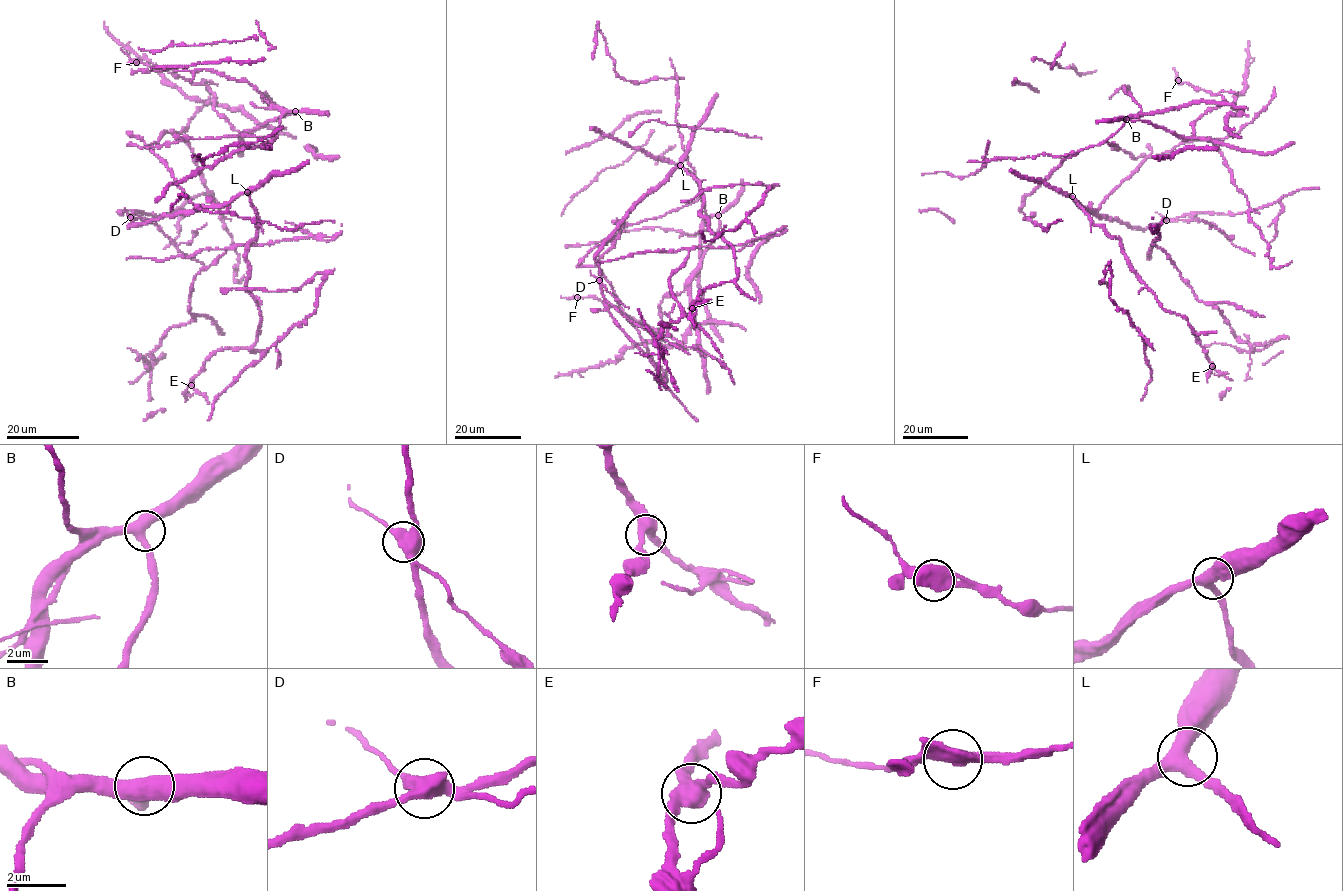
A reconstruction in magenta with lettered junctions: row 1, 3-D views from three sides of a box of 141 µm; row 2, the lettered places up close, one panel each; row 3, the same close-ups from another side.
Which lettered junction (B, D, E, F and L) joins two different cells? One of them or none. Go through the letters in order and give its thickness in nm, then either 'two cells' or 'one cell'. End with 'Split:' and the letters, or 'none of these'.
B: 440 nm | one cell
D: 480 nm | two cells
E: 440 nm | one cell
F: 480 nm | one cell
L: 480 nm | one cell
Split: D

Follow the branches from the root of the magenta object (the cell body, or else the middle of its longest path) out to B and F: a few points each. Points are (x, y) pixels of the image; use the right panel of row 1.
B: (1133, 157), (1106, 140), (1126, 119)
F: (1133, 157), (1106, 140), (1125, 120), (1148, 121), (1190, 137), (1196, 121), (1223, 101), (1219, 94), (1178, 80)

